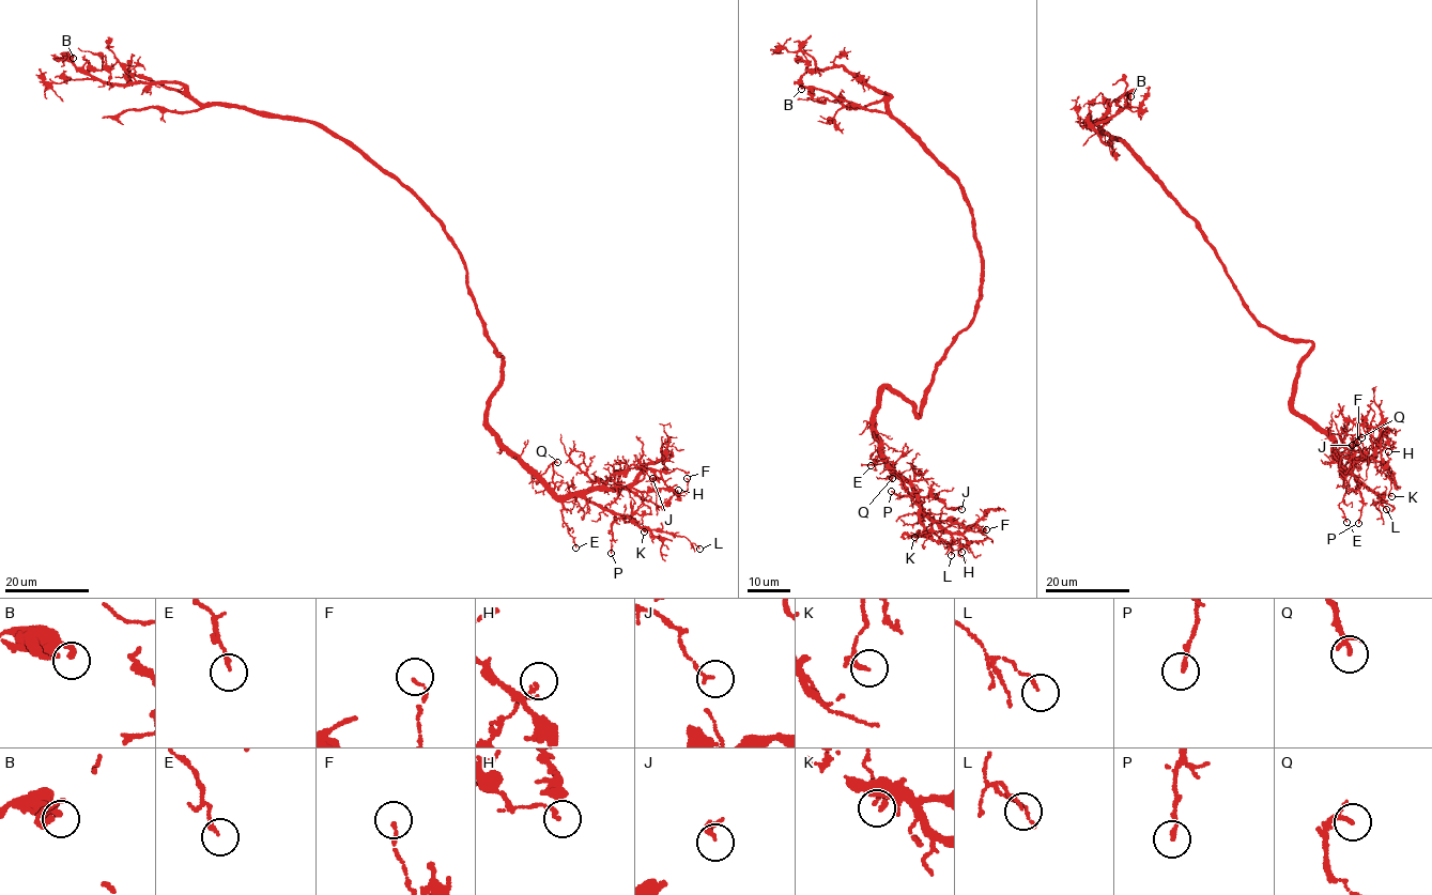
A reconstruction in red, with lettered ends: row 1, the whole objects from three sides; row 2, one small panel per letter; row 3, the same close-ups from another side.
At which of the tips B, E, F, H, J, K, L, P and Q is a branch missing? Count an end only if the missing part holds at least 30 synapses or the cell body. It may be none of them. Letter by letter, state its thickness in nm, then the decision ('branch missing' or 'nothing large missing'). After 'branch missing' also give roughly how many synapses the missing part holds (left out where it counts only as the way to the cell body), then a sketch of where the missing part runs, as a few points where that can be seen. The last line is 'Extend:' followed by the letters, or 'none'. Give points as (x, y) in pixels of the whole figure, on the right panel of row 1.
B: 200 nm thick; nothing large missing
E: 150 nm thick; nothing large missing
F: 120 nm thick; nothing large missing
H: 150 nm thick; nothing large missing
J: 130 nm thick; nothing large missing
K: 120 nm thick; nothing large missing
L: 110 nm thick; nothing large missing
P: 140 nm thick; nothing large missing
Q: 190 nm thick; nothing large missing
Extend: none

